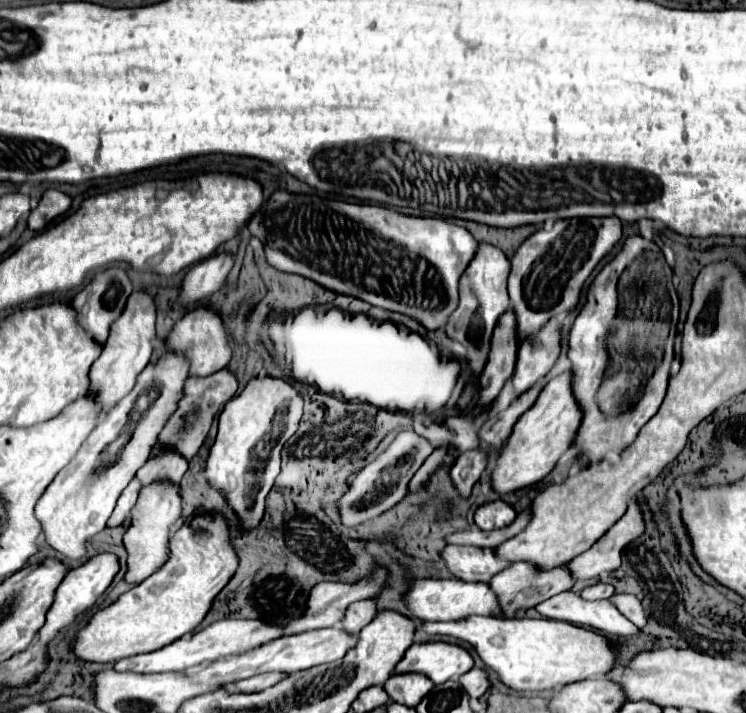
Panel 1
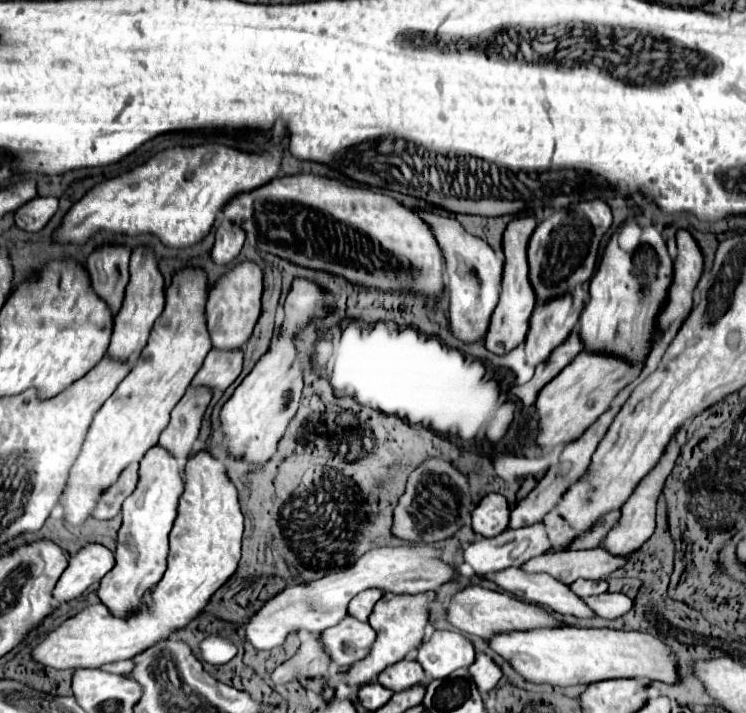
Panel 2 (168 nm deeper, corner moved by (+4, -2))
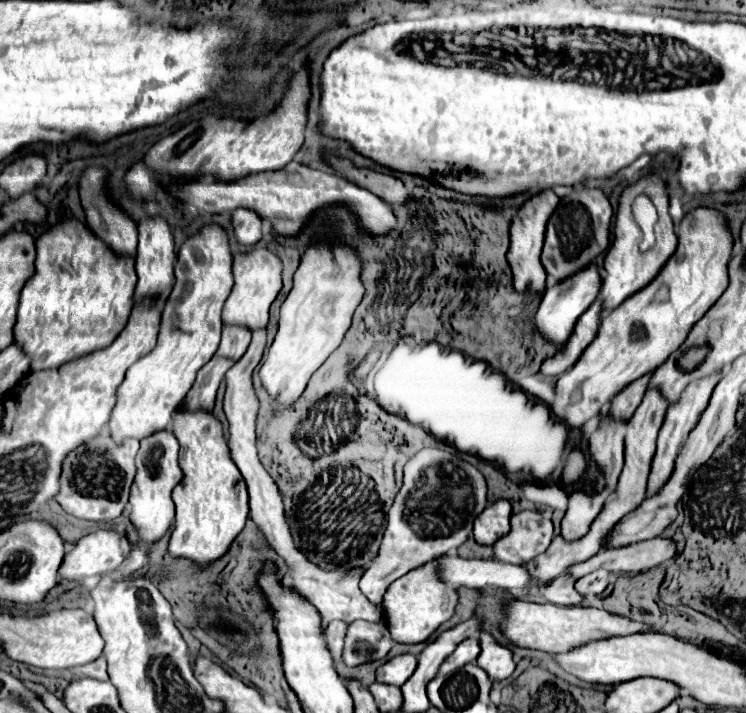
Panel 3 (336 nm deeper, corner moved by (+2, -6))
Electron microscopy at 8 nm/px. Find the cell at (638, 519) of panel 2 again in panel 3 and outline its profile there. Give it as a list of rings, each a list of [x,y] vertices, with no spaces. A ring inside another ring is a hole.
[[[716,372],[716,376],[704,376],[704,380],[696,380],[696,384],[688,384],[688,388],[680,394],[680,400],[676,400],[676,404],[672,404],[668,408],[664,424],[658,434],[658,450],[652,460],[652,470],[650,470],[650,478],[648,478],[648,494],[656,494],[662,488],[662,484],[670,478],[670,474],[674,470],[674,460],[678,456],[678,448],[684,442],[684,436],[688,436],[692,432],[692,428],[696,426],[704,404],[708,404],[708,400],[710,400],[712,388],[718,384],[720,378],[722,378],[722,372]]]

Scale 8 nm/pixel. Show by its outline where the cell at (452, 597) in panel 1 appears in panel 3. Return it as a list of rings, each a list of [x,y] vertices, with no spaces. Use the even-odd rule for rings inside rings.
[[[512,600],[506,608],[506,618],[502,620],[502,632],[522,648],[536,648],[544,652],[570,652],[580,644],[588,644],[600,638],[612,636],[630,636],[636,632],[650,632],[648,624],[630,620],[626,616],[610,614],[600,608],[584,608],[584,606],[556,606],[556,604],[532,604],[522,600]]]

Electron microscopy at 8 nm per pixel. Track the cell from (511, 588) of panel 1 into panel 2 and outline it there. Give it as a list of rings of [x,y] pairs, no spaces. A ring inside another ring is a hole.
[[[602,548],[594,550],[566,550],[566,552],[556,552],[556,554],[542,554],[538,558],[528,560],[520,568],[530,574],[538,572],[548,572],[562,584],[570,586],[578,578],[604,578],[624,566],[626,558],[622,556],[612,556]]]

